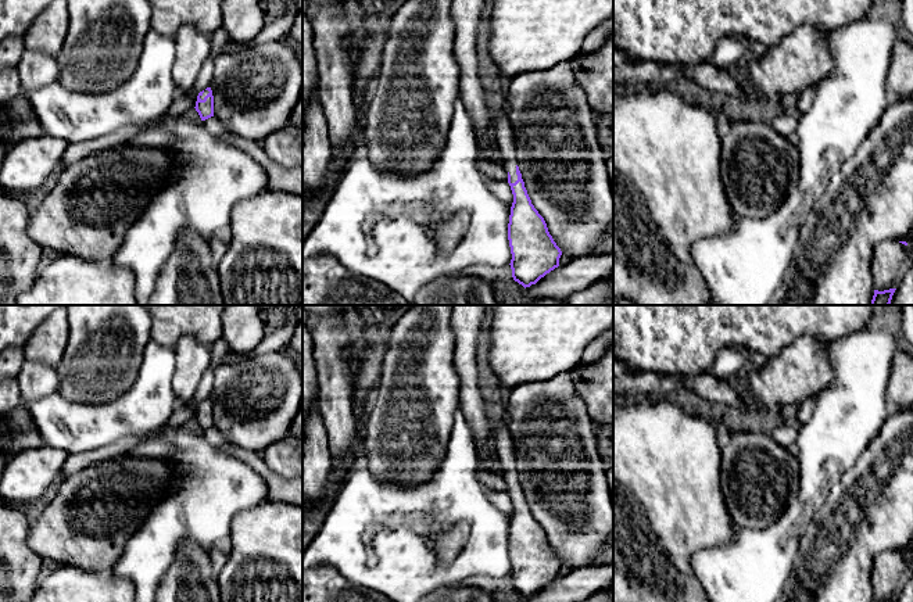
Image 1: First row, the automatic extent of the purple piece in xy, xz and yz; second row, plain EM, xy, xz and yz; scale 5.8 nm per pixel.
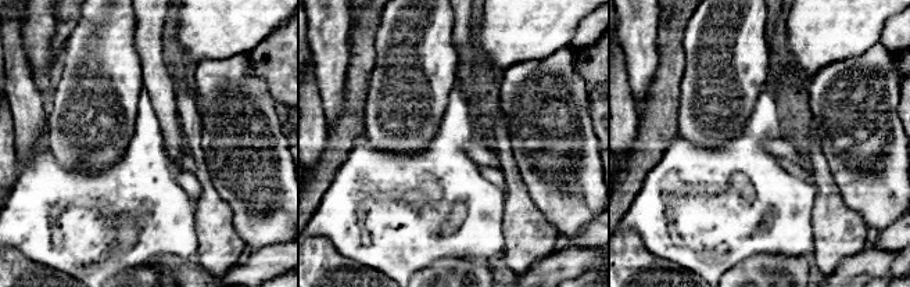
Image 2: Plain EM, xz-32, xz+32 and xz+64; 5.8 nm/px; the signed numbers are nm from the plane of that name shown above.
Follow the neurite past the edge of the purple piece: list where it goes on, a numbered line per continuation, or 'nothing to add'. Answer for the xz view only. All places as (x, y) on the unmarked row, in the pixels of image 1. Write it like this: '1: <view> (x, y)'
1: xz (502, 441)

